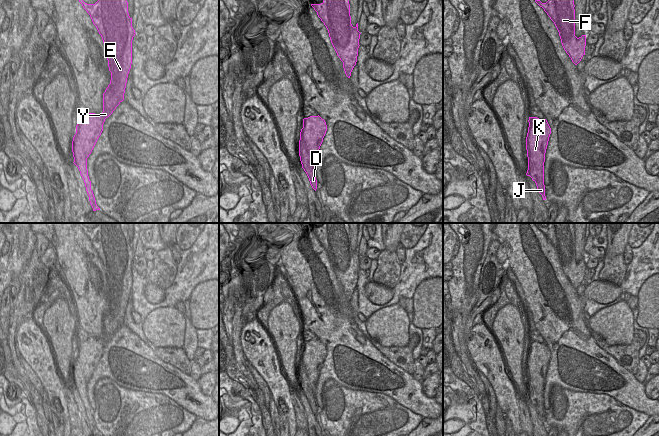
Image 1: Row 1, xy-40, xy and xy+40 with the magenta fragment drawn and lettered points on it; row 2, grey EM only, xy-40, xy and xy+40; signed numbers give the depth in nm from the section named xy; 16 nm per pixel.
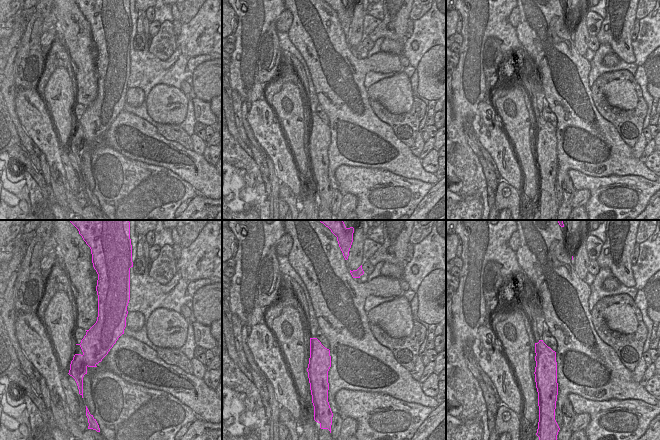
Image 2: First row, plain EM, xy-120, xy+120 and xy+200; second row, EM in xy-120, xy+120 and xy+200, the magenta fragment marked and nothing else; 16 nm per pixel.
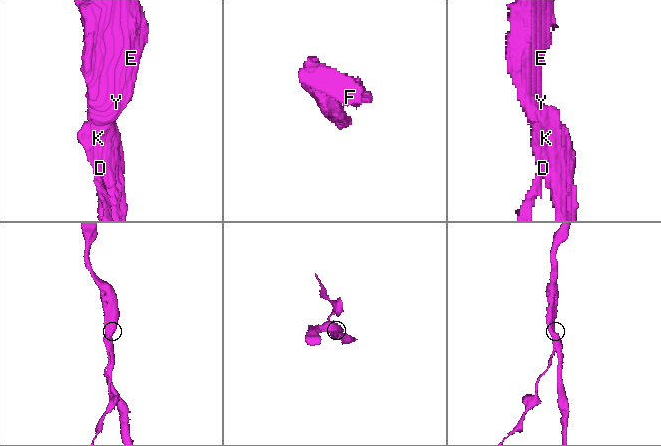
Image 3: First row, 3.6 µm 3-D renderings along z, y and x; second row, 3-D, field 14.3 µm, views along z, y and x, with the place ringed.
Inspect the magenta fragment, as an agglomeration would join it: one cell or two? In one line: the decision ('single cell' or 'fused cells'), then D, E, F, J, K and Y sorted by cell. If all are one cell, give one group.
fused cells; groups D / E F J K Y

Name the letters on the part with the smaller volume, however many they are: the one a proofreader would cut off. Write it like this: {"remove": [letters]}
{"remove": ["D"]}

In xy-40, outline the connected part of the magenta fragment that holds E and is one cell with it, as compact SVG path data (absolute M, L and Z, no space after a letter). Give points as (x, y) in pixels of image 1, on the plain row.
M98 223L95 228L78 224L102 261L111 296L110 308L103 317L103 336L89 337L77 345L73 362L83 365L84 376L88 382L103 355L105 343L124 324L132 288L132 264L136 257L128 237L127 223Z

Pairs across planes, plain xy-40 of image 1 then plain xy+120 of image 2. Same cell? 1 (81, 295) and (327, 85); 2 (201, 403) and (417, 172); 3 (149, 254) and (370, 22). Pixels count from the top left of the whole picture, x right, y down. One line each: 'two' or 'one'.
1: one
2: one
3: one

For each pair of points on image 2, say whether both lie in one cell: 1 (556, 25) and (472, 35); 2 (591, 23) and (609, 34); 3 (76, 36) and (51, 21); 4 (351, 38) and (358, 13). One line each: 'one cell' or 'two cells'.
1: two cells
2: two cells
3: two cells
4: one cell

